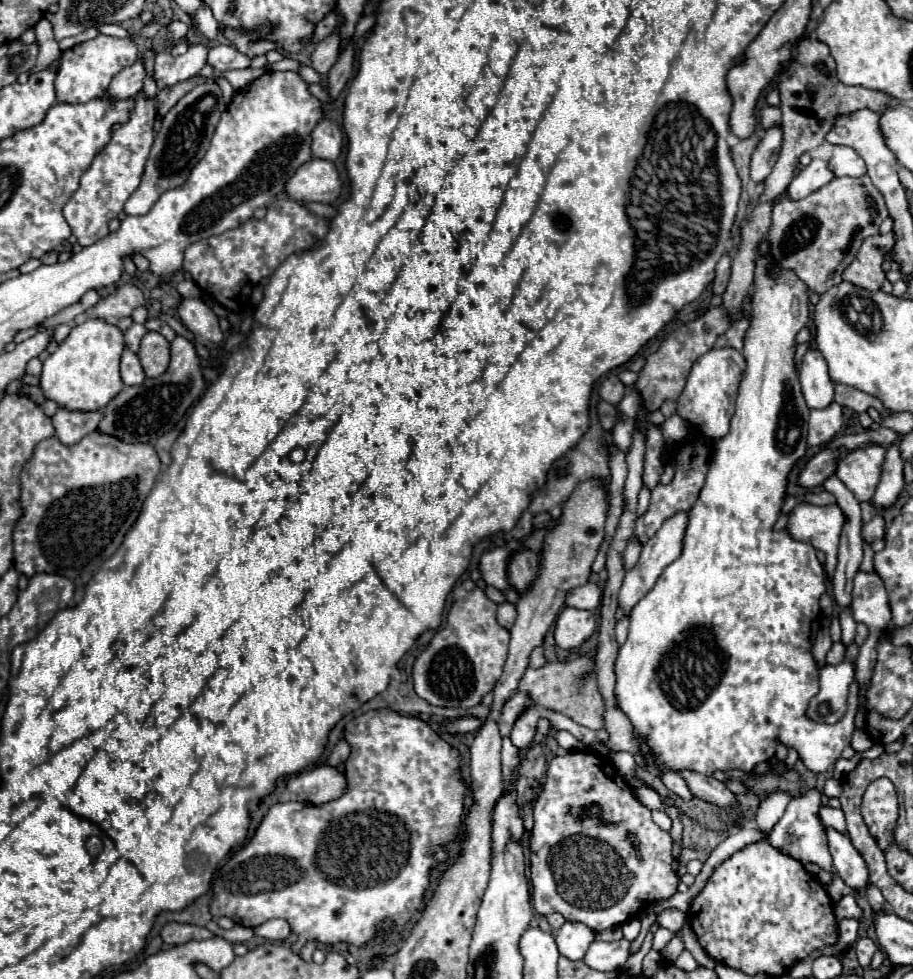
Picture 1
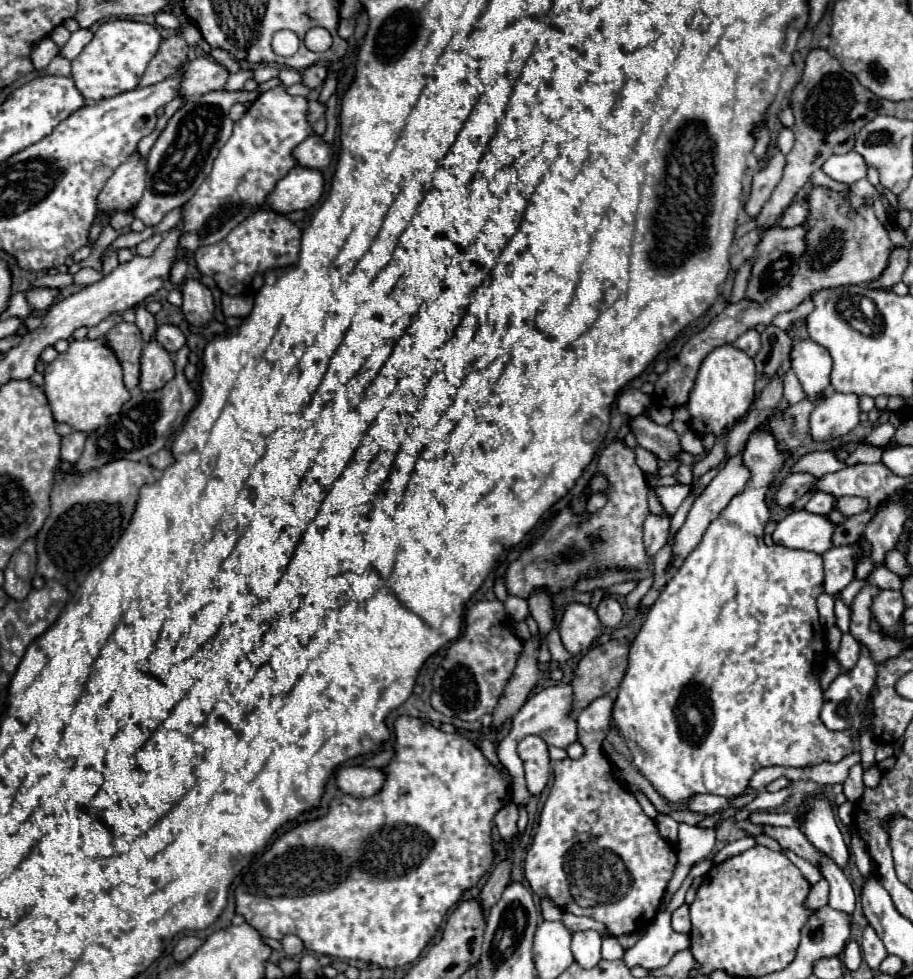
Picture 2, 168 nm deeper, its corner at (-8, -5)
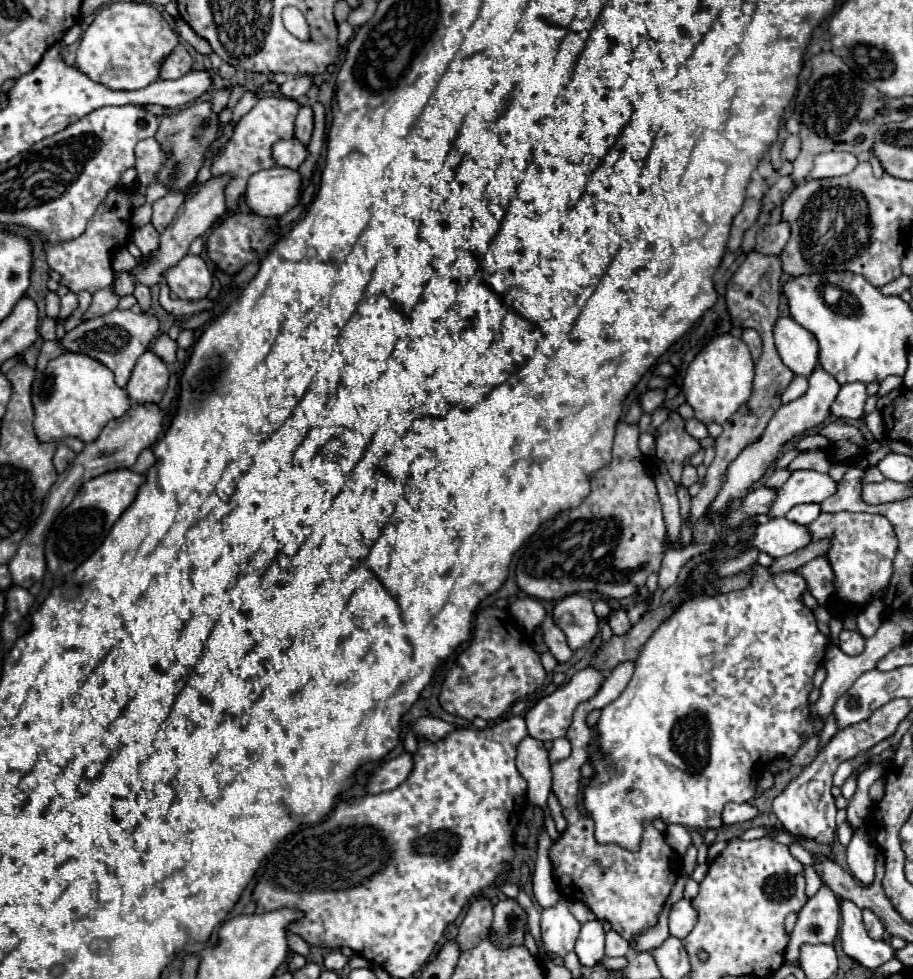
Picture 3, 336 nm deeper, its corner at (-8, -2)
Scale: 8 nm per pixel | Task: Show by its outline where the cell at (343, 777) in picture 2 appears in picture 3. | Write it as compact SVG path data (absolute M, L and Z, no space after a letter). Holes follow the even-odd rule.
M402 753L396 759L390 759L382 763L370 777L370 783L366 787L366 793L382 793L382 791L392 791L400 783L404 783L414 767L412 753Z

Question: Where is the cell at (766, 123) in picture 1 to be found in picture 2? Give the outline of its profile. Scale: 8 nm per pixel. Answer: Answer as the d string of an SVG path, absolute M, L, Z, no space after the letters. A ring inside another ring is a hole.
M782 128L780 134L778 134L778 140L776 140L780 152L788 154L792 150L792 144L794 144L794 132L790 128Z

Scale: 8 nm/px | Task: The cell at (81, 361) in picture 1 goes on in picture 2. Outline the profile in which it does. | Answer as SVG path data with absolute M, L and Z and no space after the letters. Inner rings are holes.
M102 338L72 340L70 348L64 354L58 354L58 358L46 366L44 394L58 422L66 422L74 430L82 432L92 432L102 426L102 422L106 422L110 414L118 414L122 402L130 398L130 392L122 382L120 360Z

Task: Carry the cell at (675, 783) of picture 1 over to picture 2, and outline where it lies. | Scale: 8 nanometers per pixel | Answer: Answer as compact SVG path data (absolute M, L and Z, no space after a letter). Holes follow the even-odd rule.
M692 794L688 798L688 810L692 812L704 812L704 814L714 814L718 810L726 810L728 800L724 796L714 796L714 794Z

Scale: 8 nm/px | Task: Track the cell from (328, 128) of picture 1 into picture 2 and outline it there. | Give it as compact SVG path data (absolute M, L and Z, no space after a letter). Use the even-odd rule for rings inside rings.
M312 134L308 136L296 150L294 150L294 158L298 160L300 166L306 168L326 168L330 164L330 156L332 156L332 144L324 142L322 136Z

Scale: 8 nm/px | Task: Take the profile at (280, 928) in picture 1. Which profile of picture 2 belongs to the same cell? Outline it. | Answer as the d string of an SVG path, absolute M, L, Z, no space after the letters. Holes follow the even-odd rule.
M286 934L286 936L284 936L280 942L282 942L282 950L284 950L288 956L292 956L292 958L304 952L302 940L300 940L298 936L294 936L294 934Z

